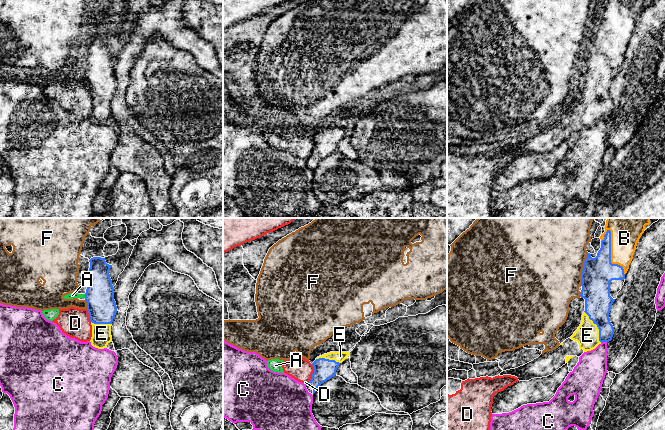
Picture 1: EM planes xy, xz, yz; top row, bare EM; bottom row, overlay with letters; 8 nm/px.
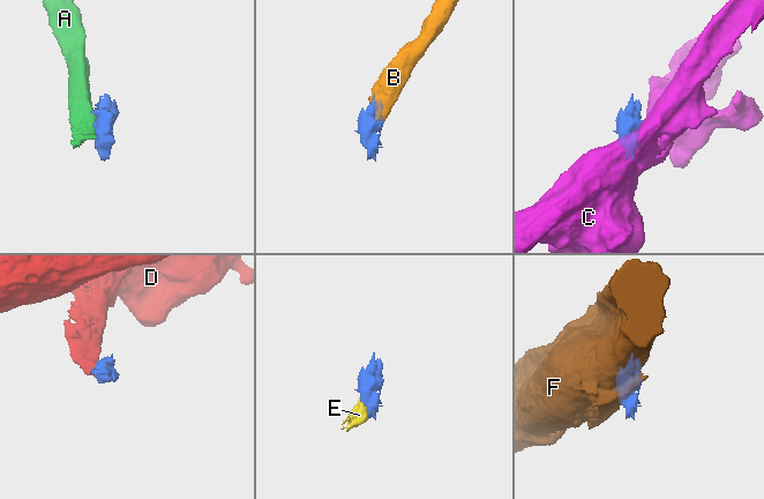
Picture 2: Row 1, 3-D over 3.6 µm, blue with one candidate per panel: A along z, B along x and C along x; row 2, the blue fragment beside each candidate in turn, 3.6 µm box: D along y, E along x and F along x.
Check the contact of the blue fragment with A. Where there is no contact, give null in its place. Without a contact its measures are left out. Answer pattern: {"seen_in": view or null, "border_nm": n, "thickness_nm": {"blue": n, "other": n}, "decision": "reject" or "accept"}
{"seen_in": "xy", "border_nm": 30, "thickness_nm": {"blue": 240, "other": 50}, "decision": "reject"}

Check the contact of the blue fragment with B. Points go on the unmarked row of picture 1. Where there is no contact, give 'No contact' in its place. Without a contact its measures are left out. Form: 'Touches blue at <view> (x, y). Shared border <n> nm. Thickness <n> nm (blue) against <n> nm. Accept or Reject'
Touches blue at yz (610, 30). Shared border 400 nm. Thickness 260 nm (blue) against 220 nm. Accept

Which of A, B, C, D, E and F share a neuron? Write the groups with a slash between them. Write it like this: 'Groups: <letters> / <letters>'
Groups: A / B E / C / D / F

